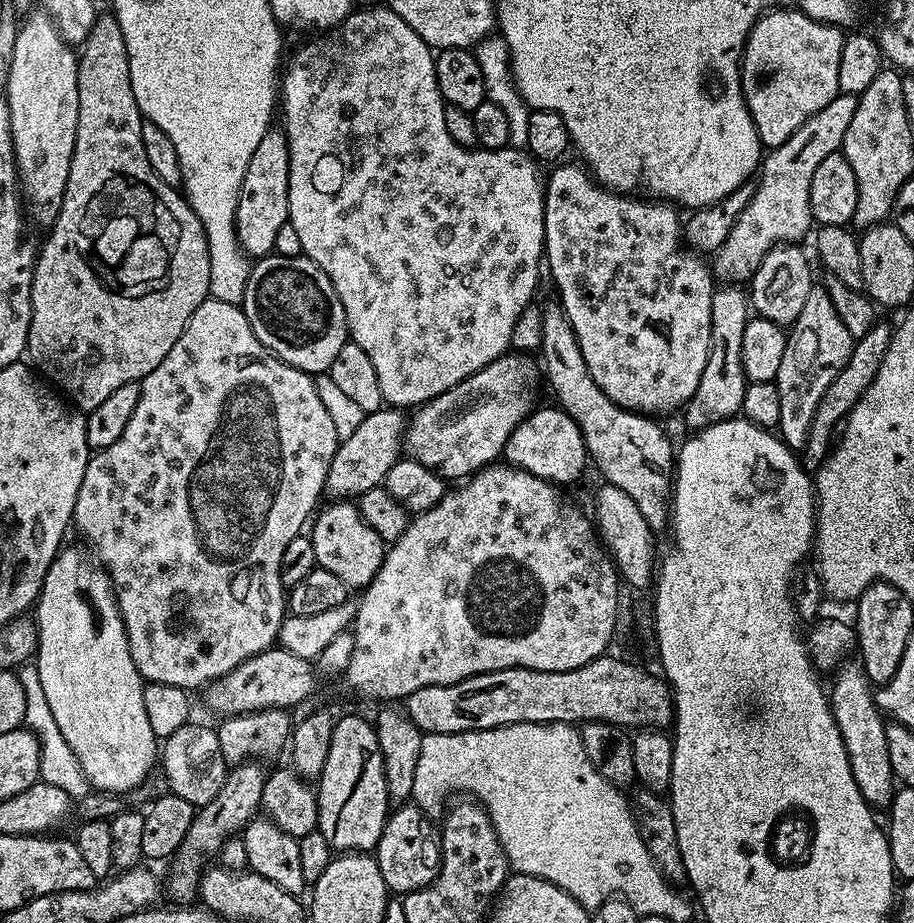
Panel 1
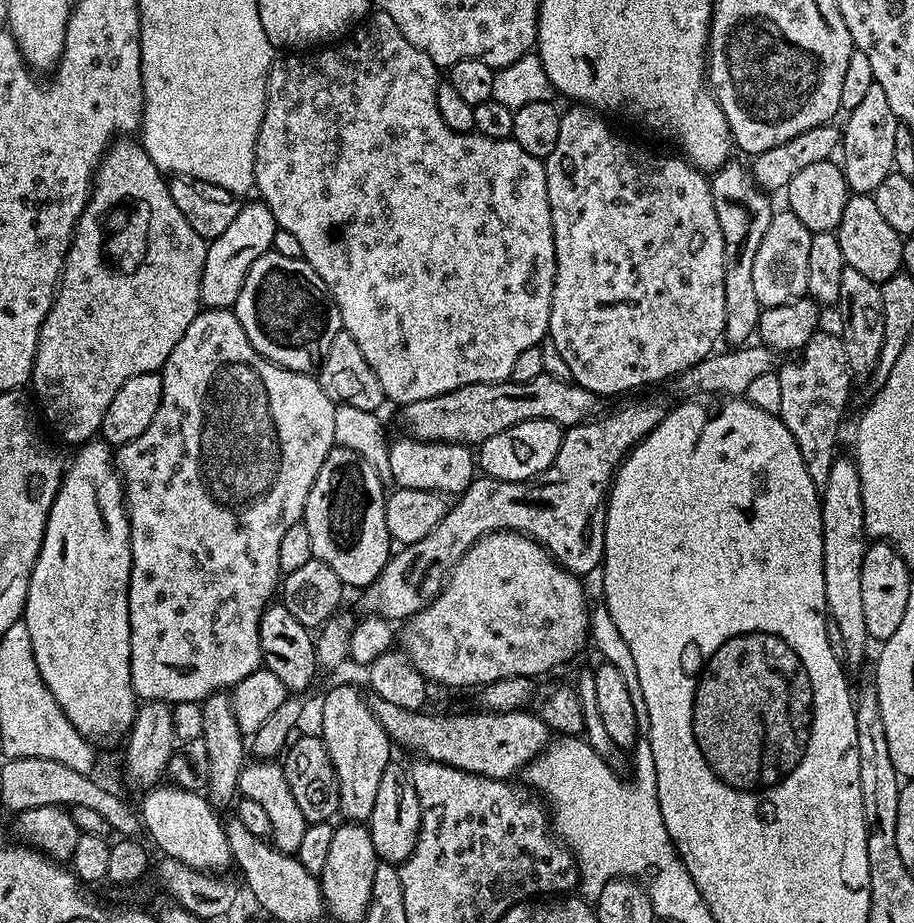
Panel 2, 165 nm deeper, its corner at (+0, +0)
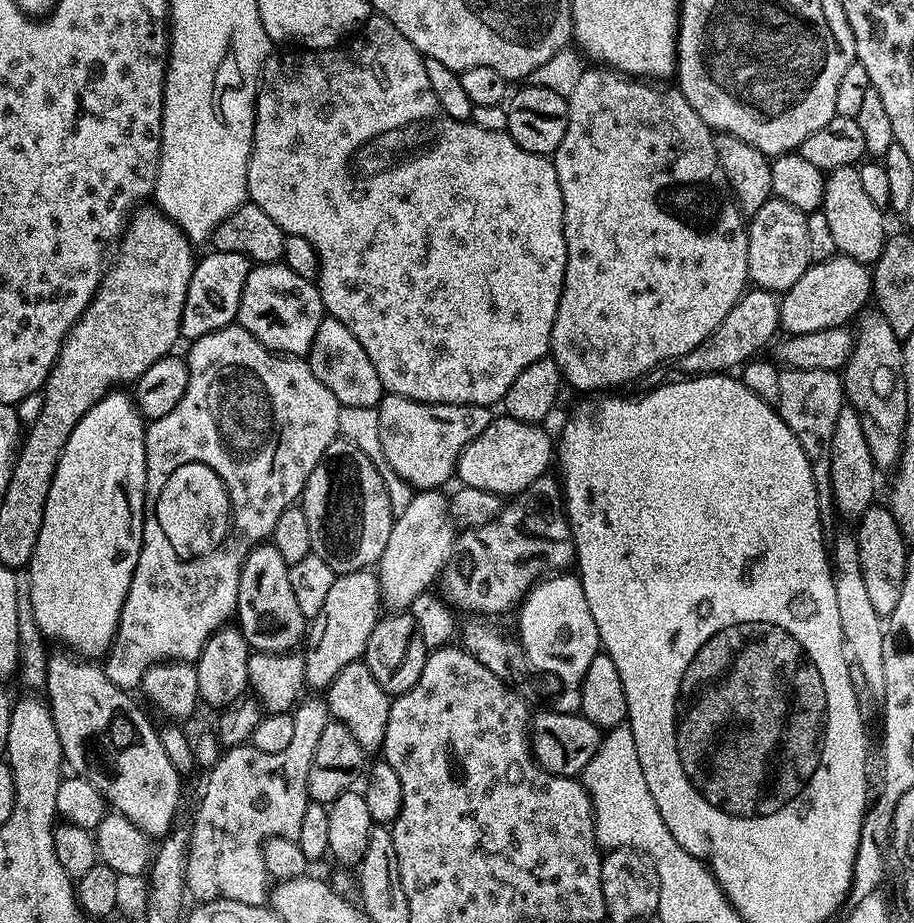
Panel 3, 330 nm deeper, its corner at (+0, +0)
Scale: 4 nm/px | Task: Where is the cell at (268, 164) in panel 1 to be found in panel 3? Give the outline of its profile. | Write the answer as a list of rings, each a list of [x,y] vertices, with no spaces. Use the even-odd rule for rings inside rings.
[[[215,250],[209,256],[201,255],[196,261],[196,269],[190,278],[190,290],[186,290],[186,306],[182,306],[180,335],[191,342],[202,338],[202,334],[214,334],[239,317],[242,290],[246,286],[248,273],[254,264],[242,254],[226,254]]]

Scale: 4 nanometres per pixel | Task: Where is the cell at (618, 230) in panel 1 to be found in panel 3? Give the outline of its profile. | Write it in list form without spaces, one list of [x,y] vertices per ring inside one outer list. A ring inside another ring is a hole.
[[[588,66],[585,67],[582,78],[578,78],[578,83],[574,85],[572,93],[568,95],[568,125],[566,126],[566,134],[562,138],[558,150],[554,153],[554,163],[556,165],[556,173],[558,174],[558,186],[562,190],[562,202],[564,203],[566,270],[564,271],[564,289],[562,290],[560,301],[556,307],[550,355],[553,362],[558,366],[561,377],[563,377],[567,383],[569,380],[578,391],[584,392],[580,394],[600,394],[605,390],[619,389],[616,388],[619,384],[628,384],[631,380],[636,379],[636,381],[639,381],[645,374],[659,369],[661,367],[660,363],[662,363],[663,360],[675,362],[682,354],[694,350],[694,346],[698,346],[698,342],[705,340],[706,337],[720,325],[722,318],[726,318],[726,314],[730,314],[730,310],[738,303],[740,297],[744,295],[750,284],[748,278],[748,229],[746,227],[746,216],[745,213],[741,212],[740,206],[736,202],[736,196],[732,192],[732,183],[726,178],[726,174],[720,165],[718,154],[714,150],[714,142],[712,141],[714,133],[711,128],[706,126],[706,122],[702,122],[702,118],[698,118],[694,106],[690,106],[690,102],[686,102],[686,98],[680,93],[679,87],[664,87],[668,86],[661,86],[656,82],[645,82],[640,78],[625,76],[623,72],[617,72],[616,69],[607,66]]]

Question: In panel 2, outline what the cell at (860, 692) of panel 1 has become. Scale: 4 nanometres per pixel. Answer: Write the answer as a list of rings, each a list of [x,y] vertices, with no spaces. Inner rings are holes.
[[[837,455],[834,466],[830,466],[830,478],[822,485],[822,499],[820,501],[822,514],[822,566],[826,578],[827,615],[838,622],[843,641],[846,642],[843,659],[849,665],[860,664],[864,660],[864,643],[869,643],[870,637],[866,630],[866,613],[862,606],[862,558],[866,547],[866,533],[864,530],[864,511],[862,510],[862,482],[858,478],[856,461],[851,455]]]

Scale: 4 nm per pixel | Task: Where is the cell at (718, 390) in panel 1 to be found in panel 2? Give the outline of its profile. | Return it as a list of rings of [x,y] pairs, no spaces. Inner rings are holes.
[[[729,162],[711,173],[710,183],[714,210],[722,226],[724,243],[724,285],[726,286],[726,322],[723,339],[732,346],[743,346],[757,335],[760,326],[761,306],[754,291],[754,254],[758,254],[758,242],[770,226],[774,211],[769,193],[756,184],[751,171],[737,162]]]

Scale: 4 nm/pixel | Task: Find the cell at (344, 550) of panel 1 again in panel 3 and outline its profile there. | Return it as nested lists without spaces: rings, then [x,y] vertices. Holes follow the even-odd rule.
[[[338,438],[314,466],[304,487],[302,507],[310,526],[312,555],[338,574],[379,565],[394,519],[384,478],[375,463],[350,440]]]

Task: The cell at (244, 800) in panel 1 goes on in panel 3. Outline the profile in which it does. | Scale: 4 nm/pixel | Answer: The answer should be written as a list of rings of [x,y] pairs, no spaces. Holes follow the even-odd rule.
[[[375,571],[345,572],[337,575],[334,586],[330,586],[322,610],[318,610],[318,614],[311,620],[310,627],[306,632],[306,645],[308,644],[308,649],[303,649],[302,652],[305,685],[309,689],[327,689],[331,680],[338,674],[342,674],[342,670],[346,670],[346,666],[350,666],[350,662],[361,659],[366,650],[366,642],[370,642],[370,630],[374,630],[374,626],[381,615],[380,577]]]

